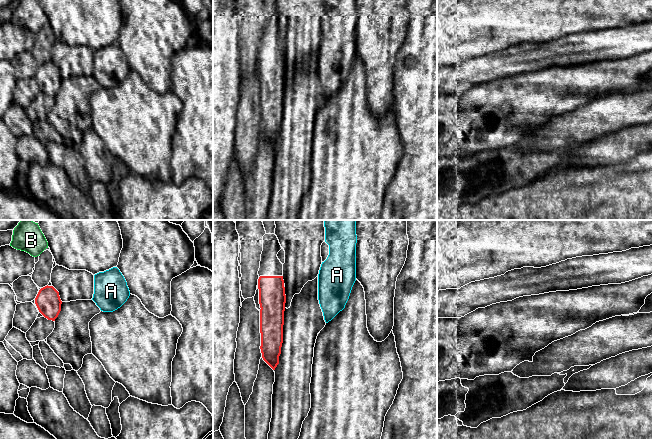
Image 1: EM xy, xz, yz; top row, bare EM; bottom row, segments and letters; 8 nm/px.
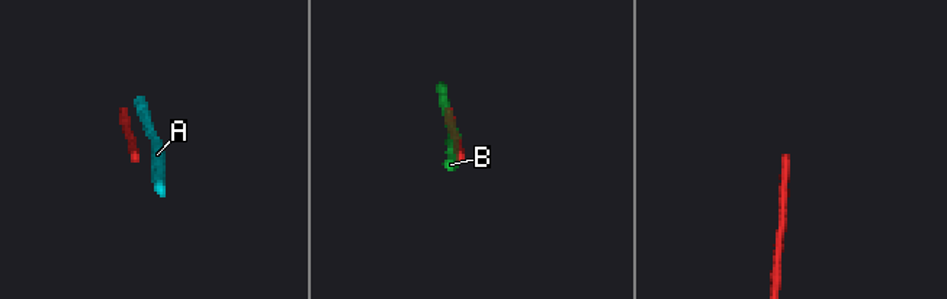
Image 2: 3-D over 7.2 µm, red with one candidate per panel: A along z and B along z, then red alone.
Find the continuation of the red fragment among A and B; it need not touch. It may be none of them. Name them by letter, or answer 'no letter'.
no letter

